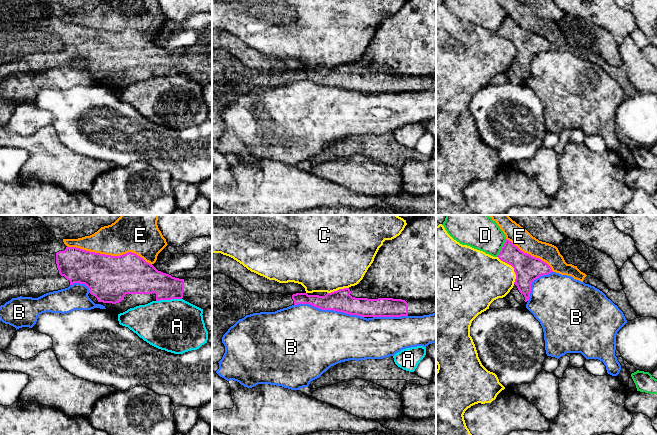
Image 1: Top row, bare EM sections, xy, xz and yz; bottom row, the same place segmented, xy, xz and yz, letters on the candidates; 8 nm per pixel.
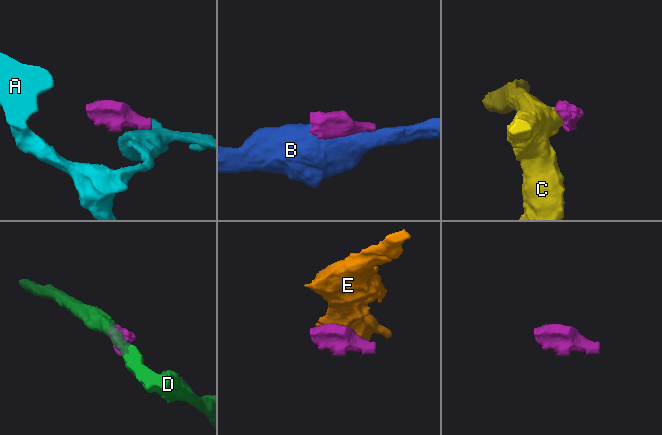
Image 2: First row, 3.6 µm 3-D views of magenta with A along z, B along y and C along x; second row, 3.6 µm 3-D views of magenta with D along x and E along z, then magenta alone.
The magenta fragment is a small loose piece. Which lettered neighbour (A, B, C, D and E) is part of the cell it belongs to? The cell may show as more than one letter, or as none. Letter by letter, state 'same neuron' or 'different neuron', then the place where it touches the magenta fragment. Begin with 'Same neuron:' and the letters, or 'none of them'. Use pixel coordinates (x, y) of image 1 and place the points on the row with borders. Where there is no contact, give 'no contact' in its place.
Same neuron: none of them
A: different neuron; meets magenta in xy at (168, 299)
B: different neuron; meets magenta in xz at (329, 309)
C: different neuron; meets magenta in yz at (513, 267)
D: different neuron; meets magenta in yz at (501, 248)
E: different neuron; meets magenta in xy at (109, 255)

